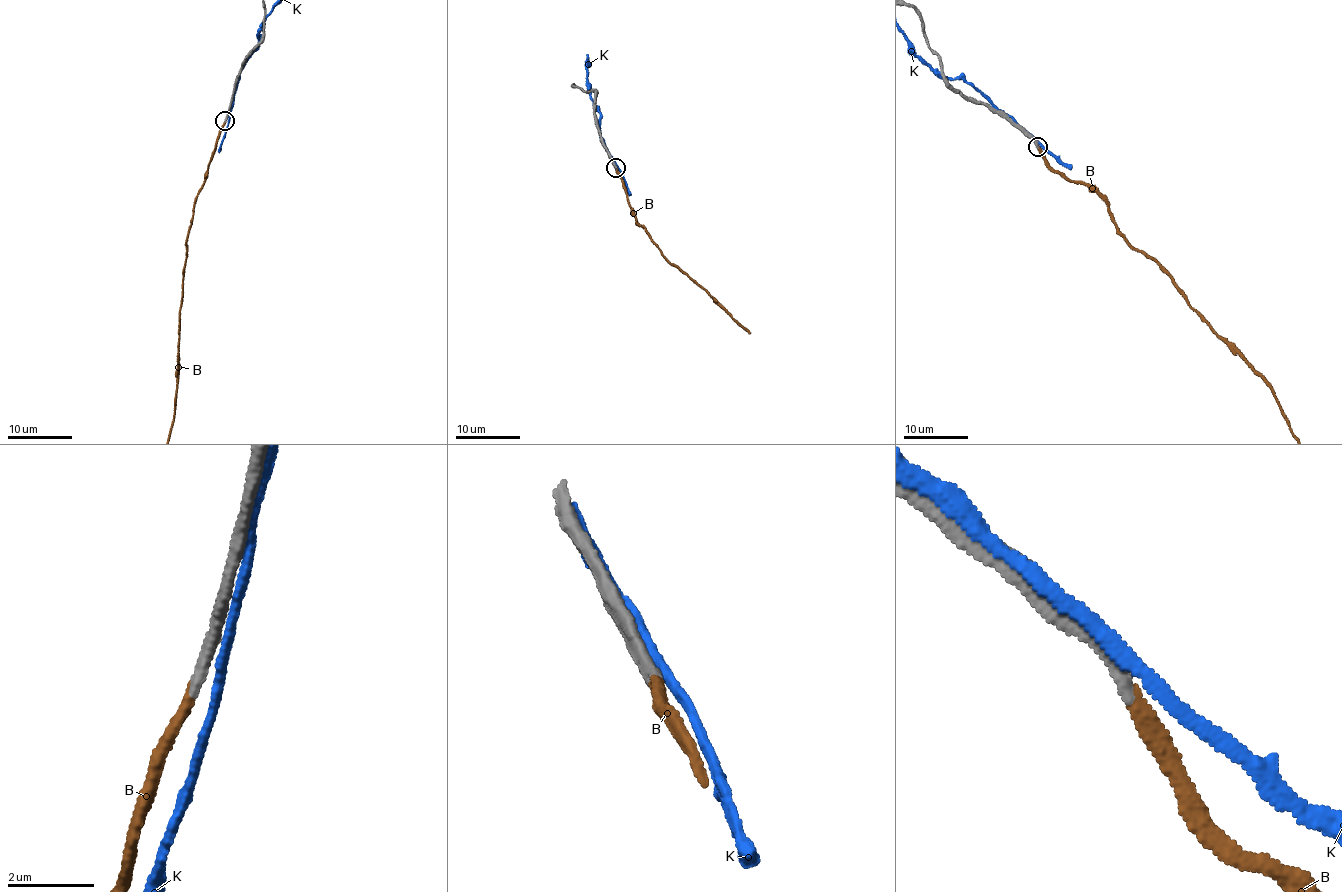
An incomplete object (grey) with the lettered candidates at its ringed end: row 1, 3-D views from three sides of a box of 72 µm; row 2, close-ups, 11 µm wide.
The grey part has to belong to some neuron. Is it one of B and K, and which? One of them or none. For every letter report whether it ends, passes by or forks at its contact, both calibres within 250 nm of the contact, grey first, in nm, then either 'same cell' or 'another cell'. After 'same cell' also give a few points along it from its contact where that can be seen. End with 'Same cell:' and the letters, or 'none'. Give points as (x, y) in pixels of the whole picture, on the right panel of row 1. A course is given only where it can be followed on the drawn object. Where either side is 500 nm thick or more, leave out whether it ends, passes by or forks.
B: it ends; calibres 320 and 320 nm; same cell
K: it passes by; calibres 400 and 280 nm; another cell
Same cell: B

